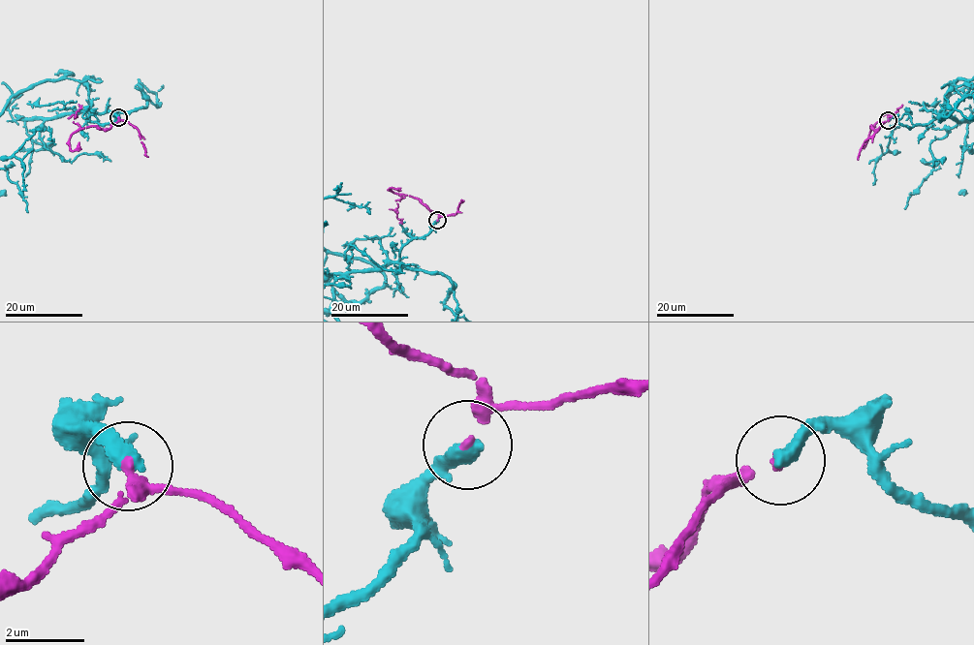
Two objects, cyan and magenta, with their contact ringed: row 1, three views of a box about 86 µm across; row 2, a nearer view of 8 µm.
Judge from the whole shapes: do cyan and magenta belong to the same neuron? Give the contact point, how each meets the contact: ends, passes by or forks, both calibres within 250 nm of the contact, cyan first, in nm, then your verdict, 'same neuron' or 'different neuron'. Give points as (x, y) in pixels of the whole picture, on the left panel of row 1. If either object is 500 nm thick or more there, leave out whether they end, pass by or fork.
at (118, 117); cyan ends there; magenta ends there; 440 nm thick on the cyan side, 200 nm on the other; same neuron

